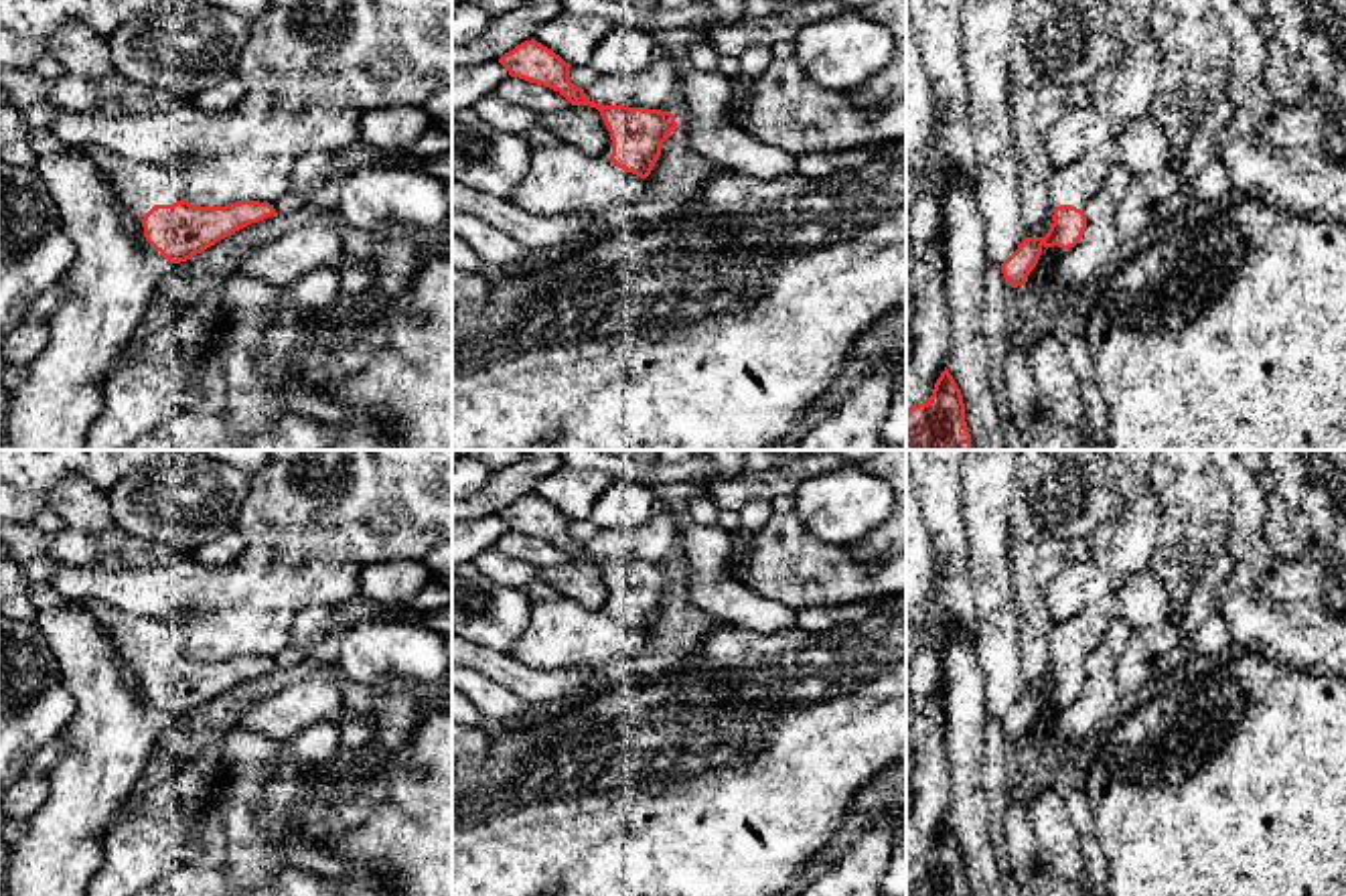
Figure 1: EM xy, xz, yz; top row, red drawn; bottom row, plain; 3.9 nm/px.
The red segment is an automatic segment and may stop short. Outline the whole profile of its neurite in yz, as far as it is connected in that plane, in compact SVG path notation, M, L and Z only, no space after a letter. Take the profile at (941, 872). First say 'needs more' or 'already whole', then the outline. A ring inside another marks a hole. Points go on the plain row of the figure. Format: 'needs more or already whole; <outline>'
already whole; M947 821L928 855L906 866L906 896L971 896L963 849Z

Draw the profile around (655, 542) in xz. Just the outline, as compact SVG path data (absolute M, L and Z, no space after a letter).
M663 511L653 521L622 531L598 531L596 537L584 543L590 555L602 559L628 559L643 564L675 564L679 551L677 517Z

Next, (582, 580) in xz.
M570 559L562 566L541 568L539 580L559 596L576 600L590 610L602 610L610 598L600 566L590 559Z

